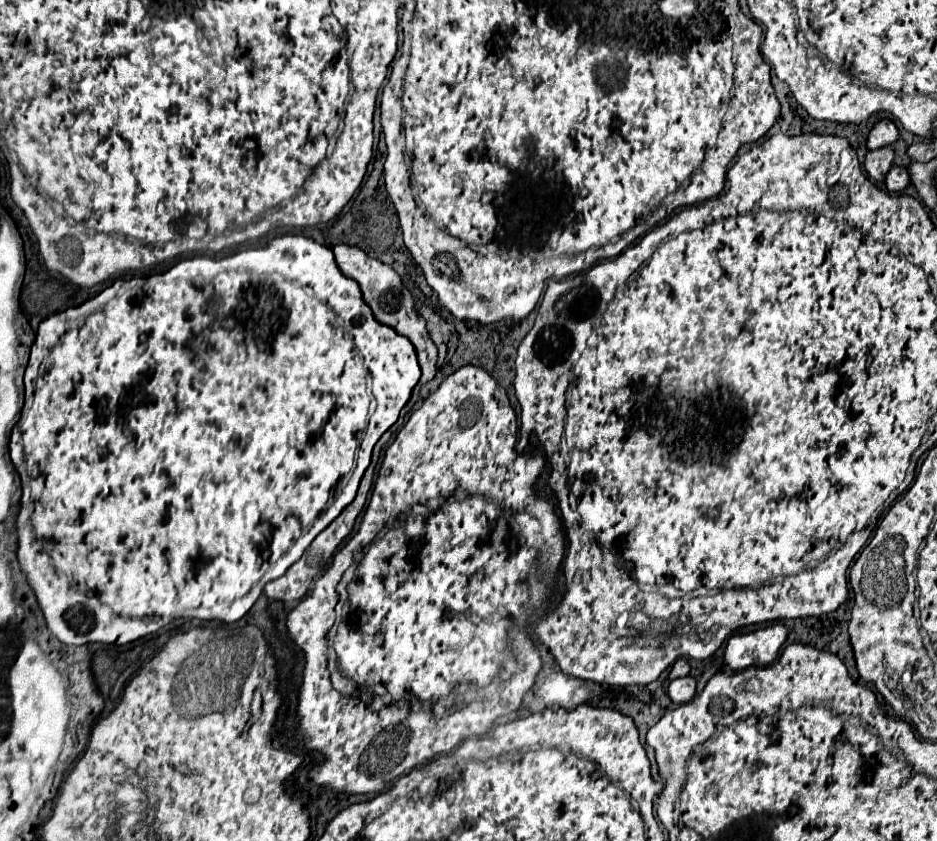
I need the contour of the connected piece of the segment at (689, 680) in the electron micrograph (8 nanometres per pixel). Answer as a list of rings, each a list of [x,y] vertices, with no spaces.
[[[684,676],[678,680],[672,680],[668,686],[668,696],[674,704],[684,704],[690,702],[696,692],[696,680],[692,676]]]

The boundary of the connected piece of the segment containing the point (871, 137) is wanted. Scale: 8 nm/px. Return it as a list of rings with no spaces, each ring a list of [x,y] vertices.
[[[878,120],[868,132],[866,148],[876,150],[880,146],[890,146],[896,142],[896,138],[898,138],[898,130],[896,130],[894,122],[892,120]]]

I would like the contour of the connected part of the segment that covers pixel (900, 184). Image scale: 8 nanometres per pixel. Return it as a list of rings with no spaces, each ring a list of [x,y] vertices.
[[[892,166],[892,170],[888,170],[886,178],[884,178],[884,186],[890,190],[890,192],[900,192],[908,186],[910,178],[908,178],[908,172],[906,168],[902,166]]]

